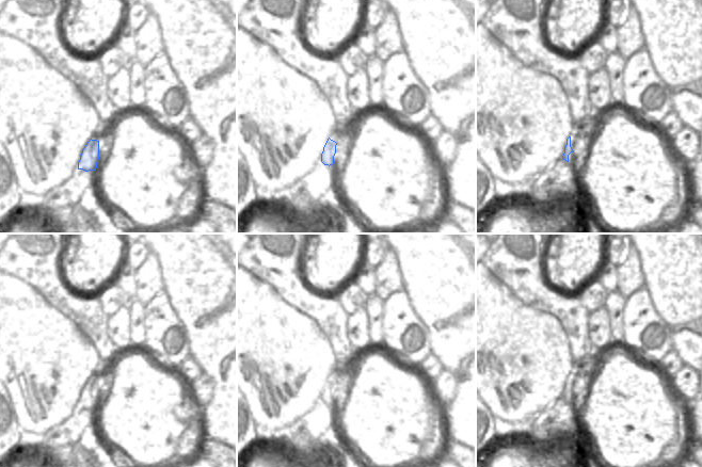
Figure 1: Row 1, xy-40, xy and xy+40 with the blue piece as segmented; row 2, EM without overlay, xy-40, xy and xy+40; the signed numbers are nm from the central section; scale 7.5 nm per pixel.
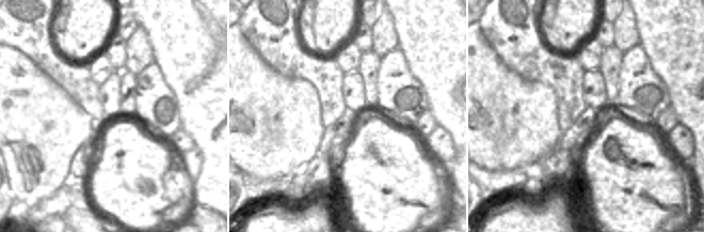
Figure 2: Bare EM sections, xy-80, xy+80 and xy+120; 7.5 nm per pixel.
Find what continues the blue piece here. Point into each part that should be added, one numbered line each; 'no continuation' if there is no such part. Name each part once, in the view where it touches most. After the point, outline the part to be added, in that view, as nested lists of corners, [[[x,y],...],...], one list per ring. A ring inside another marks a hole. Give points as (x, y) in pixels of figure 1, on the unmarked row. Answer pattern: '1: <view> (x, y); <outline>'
1: xy+40 (583, 368); [[[593,349],[589,355],[578,361],[573,361],[573,369],[571,371],[571,386],[576,390],[580,381],[591,375],[599,367],[601,352]]]

